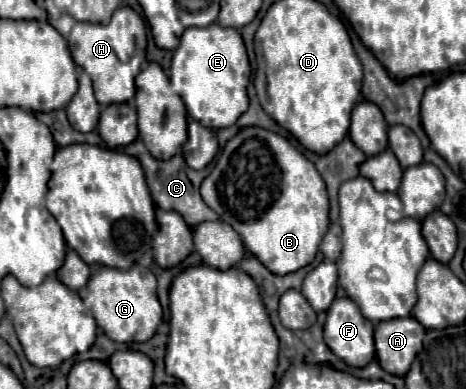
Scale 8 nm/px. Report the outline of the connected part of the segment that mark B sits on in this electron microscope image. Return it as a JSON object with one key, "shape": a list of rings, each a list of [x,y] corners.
{"shape":[[[257,126],[241,128],[237,136],[227,140],[213,170],[201,184],[201,198],[221,216],[223,222],[231,224],[231,228],[239,232],[245,248],[255,254],[269,272],[279,276],[313,262],[319,242],[329,226],[329,198],[315,164],[307,160],[285,136]]]}

